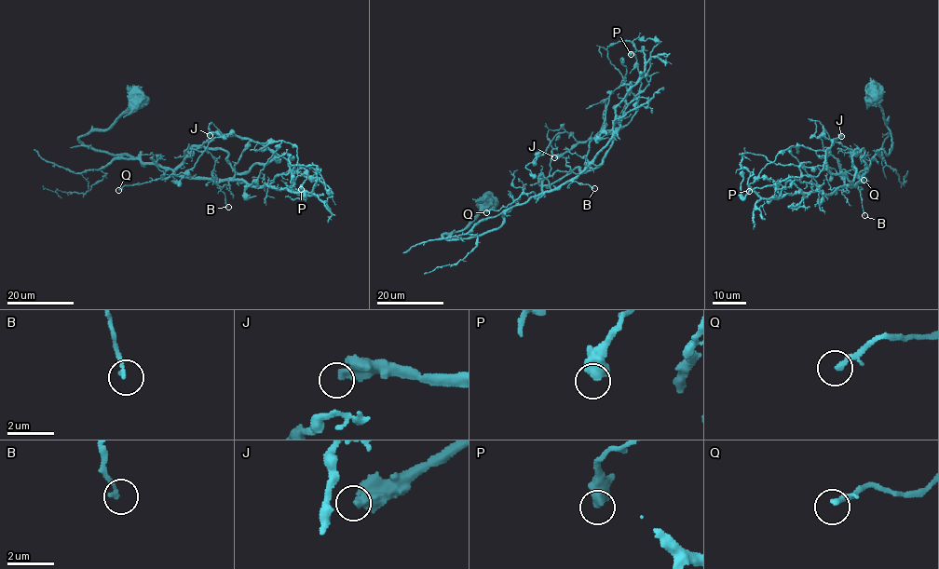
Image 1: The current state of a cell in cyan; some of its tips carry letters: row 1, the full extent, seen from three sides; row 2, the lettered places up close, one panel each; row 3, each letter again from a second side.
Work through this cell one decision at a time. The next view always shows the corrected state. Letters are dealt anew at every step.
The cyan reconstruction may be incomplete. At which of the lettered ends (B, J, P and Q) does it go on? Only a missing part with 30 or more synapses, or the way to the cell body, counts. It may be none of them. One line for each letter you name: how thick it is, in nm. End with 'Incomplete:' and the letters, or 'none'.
J: 420 nm
Incomplete: J

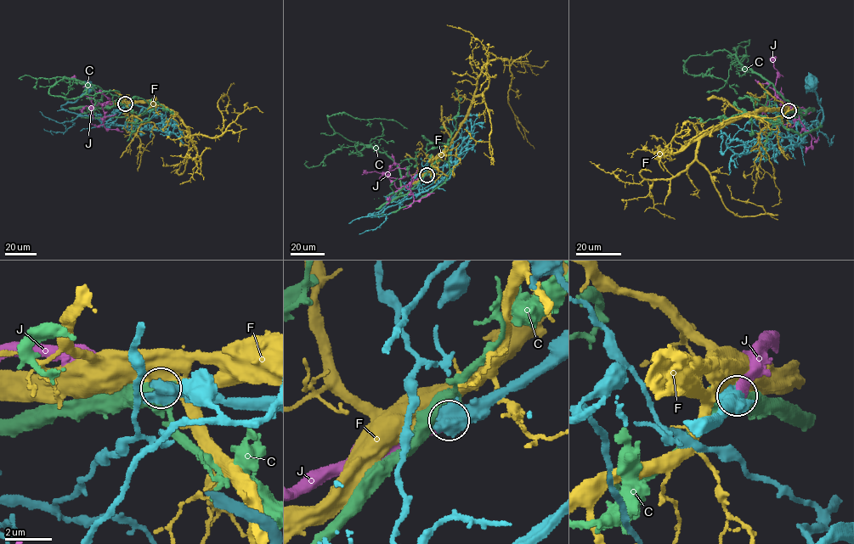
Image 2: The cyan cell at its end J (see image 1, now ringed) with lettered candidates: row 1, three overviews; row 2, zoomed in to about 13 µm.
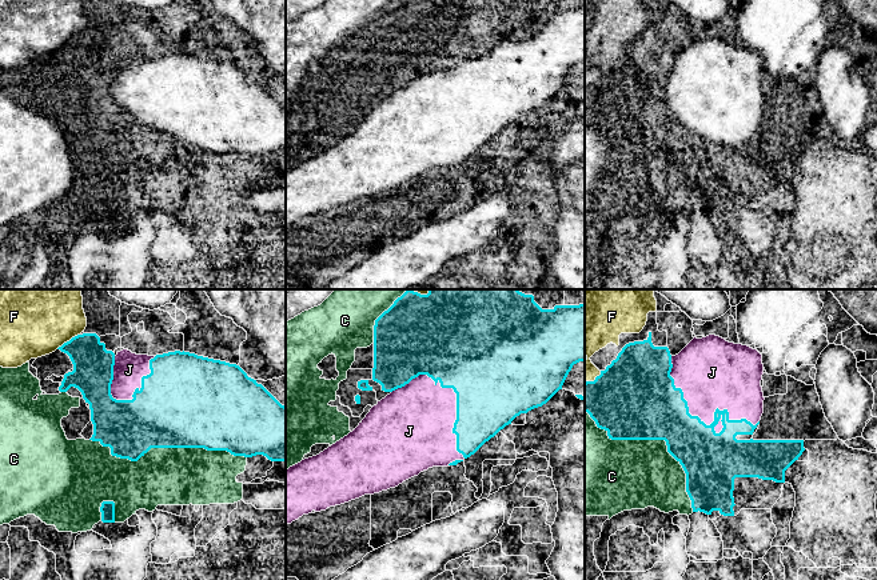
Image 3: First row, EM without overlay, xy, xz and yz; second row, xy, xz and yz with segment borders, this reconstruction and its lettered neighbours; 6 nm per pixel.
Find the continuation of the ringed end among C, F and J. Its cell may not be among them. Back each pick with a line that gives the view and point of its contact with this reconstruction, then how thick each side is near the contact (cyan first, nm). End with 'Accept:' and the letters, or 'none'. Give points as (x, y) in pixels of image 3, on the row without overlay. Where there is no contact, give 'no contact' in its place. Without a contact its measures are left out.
J: meets cyan in xz at (457, 115); 420 nm thick on the cyan side, 440 nm on the other
Accept: J

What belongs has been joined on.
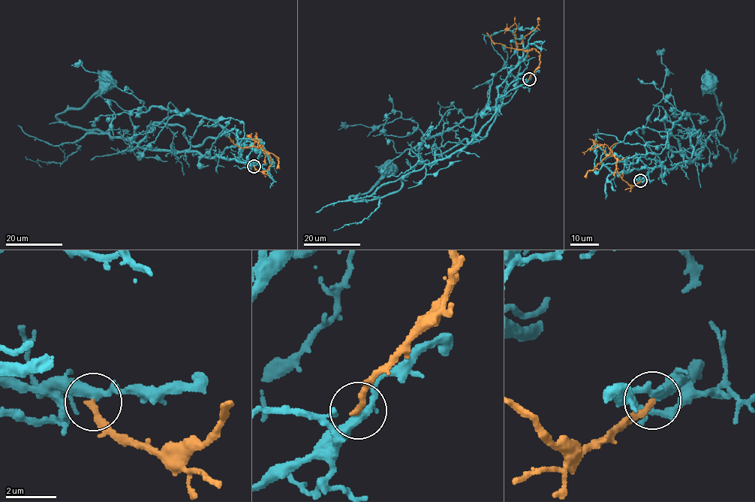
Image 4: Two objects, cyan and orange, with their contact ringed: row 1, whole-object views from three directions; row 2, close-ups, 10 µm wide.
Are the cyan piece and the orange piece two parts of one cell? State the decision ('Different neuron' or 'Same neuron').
Different neuron

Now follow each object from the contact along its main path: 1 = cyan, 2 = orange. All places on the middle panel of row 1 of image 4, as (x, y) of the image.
1: (529, 79), (497, 99), (494, 115), (463, 146), (407, 173), (397, 191), (350, 198), (369, 192), (386, 168)
2: (529, 79), (539, 65), (539, 55), (534, 49), (521, 50), (517, 48), (522, 38), (538, 25), (537, 19)

